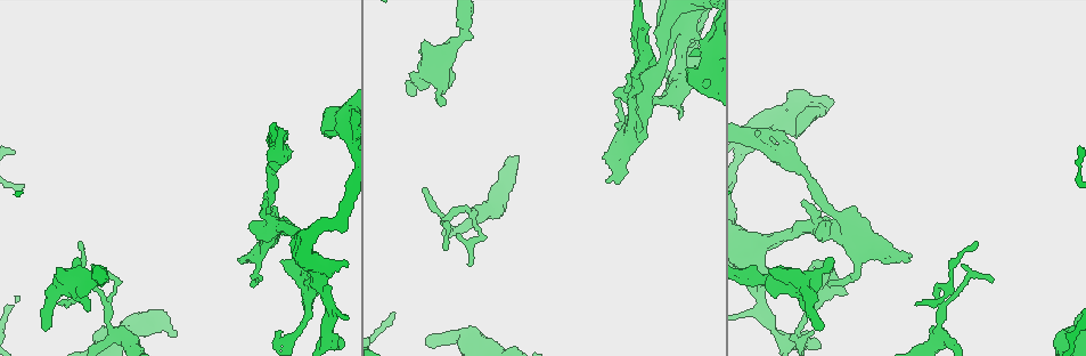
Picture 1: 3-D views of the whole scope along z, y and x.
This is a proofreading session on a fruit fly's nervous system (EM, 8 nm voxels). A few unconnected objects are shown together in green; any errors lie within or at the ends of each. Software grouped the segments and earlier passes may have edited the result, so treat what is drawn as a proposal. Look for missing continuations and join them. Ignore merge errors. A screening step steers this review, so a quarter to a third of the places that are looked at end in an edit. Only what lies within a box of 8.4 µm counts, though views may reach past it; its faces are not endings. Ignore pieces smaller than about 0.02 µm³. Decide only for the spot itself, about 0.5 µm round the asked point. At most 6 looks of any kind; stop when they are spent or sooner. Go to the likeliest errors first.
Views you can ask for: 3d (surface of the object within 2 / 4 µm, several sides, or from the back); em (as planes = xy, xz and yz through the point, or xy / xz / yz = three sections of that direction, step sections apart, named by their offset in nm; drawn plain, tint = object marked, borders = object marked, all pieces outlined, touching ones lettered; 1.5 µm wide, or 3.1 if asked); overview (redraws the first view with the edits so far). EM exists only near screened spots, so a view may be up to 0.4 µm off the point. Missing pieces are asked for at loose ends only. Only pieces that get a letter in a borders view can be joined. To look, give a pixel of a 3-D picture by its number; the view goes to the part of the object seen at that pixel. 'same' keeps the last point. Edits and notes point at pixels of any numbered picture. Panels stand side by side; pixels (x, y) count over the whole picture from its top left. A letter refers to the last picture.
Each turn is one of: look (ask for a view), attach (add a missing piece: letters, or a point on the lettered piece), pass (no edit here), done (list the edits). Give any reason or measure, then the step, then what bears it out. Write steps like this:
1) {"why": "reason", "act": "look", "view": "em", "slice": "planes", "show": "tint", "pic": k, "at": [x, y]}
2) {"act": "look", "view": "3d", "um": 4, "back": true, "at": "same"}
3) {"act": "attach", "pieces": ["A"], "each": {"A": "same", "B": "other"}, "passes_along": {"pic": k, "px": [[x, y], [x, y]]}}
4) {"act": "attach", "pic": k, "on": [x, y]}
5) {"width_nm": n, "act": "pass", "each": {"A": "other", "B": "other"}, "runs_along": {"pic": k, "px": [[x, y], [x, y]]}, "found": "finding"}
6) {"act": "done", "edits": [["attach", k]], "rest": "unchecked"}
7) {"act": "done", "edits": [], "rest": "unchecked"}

{"why": "branch stops here", "act": "look", "view": "3d", "um": 2, "pic": 1, "at": [822, 326]}

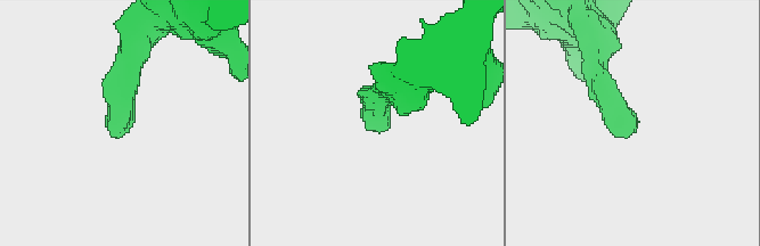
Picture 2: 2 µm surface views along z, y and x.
{"why": "shape alone is not enough", "act": "look", "view": "em", "slice": "xy", "step": 4, "show": "borders", "pic": 2, "at": [629, 133]}

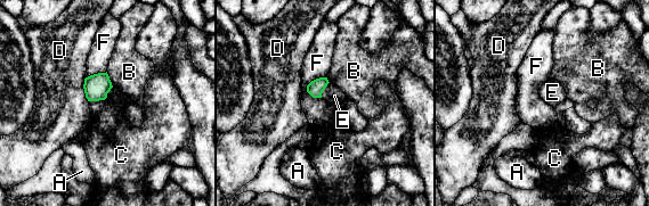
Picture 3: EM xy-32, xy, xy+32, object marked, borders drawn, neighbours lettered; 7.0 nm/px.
{"width_nm": 110, "act": "pass", "each": {"A": "other", "B": "other", "C": "other", "D": "other", "E": "other", "F": "other"}, "border": {"pic": 3, "px": [[326, 76], [307, 85], [313, 98]]}, "found": "none of them fits"}

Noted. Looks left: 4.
{"why": "thin end", "act": "look", "view": "em", "slice": "planes", "show": "borders", "pic": 1, "at": [59, 302]}

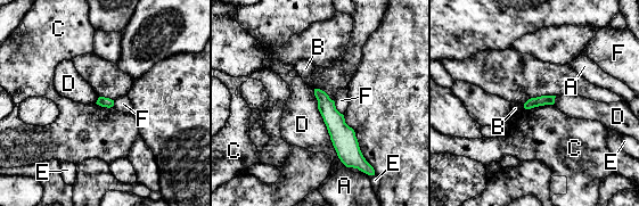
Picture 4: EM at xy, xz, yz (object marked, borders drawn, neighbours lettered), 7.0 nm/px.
{"act": "pass", "each": {"A": "other", "B": "other", "C": "other", "D": "other", "E": "other", "F": "other"}, "found": "no lettered piece goes on from it"}

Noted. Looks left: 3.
{"why": "free end", "act": "look", "view": "em", "slice": "yz", "step": 4, "show": "tint", "pic": 1, "at": [62, 270]}

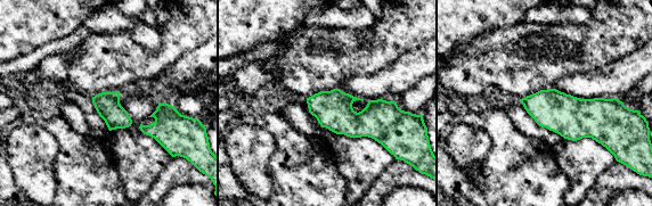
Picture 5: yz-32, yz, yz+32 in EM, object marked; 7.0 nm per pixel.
{"act": "look", "view": "em", "slice": "planes", "show": "borders", "at": "same"}

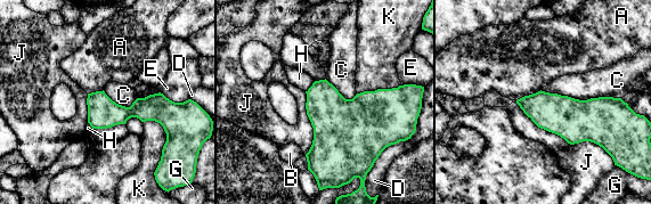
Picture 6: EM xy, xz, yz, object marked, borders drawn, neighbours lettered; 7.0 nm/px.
{"width_nm": 200, "act": "pass", "each": {"A": "other", "B": "other", "C": "other", "D": "other", "E": "other", "G": "other", "H": "other", "J": "other", "K": "other"}, "runs_along": {"pic": 6, "px": [[89, 100], [105, 112], [171, 109]]}, "found": "none of them fits"}

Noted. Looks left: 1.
{"act": "done", "edits": [], "rest": "unchecked"}

